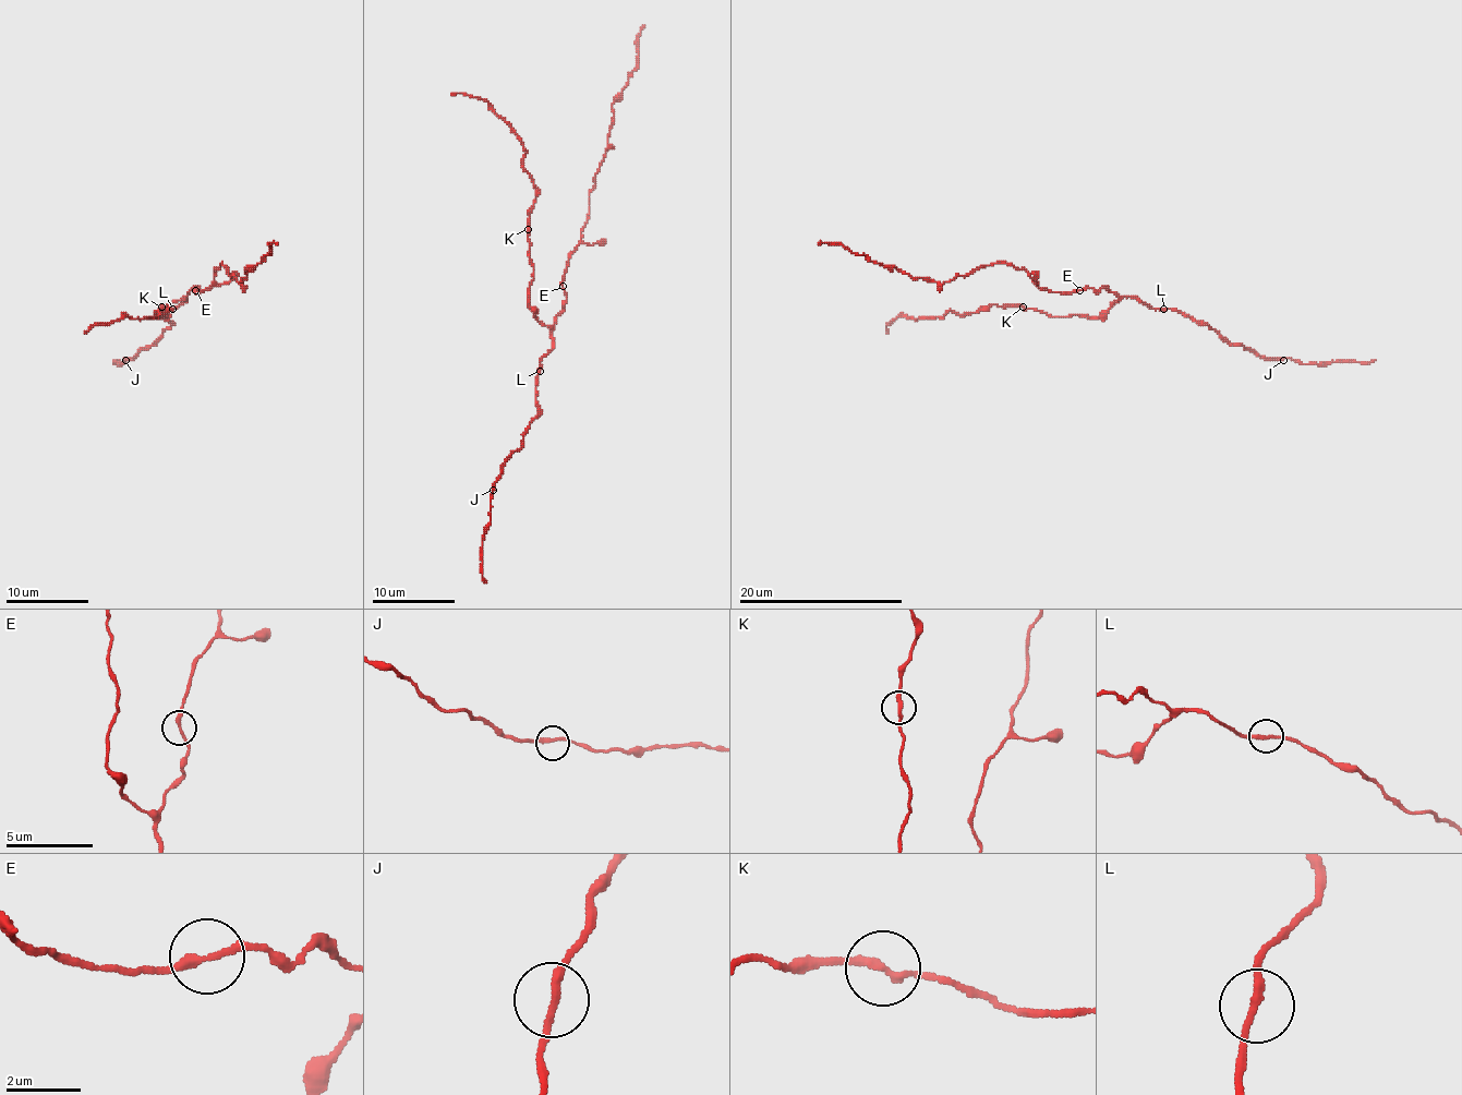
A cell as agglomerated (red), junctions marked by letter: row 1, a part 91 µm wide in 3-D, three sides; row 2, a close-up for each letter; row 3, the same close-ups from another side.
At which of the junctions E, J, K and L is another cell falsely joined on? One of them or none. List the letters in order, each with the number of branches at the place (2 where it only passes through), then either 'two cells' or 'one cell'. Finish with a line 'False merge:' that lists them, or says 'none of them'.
E: branches 2; one cell
J: branches 2; one cell
K: branches 2; one cell
L: branches 2; one cell
False merge: none of them

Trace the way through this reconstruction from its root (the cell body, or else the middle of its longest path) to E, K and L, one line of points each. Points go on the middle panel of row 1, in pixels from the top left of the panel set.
E: (563, 309), (566, 299), (563, 286)
K: (563, 309), (552, 325), (544, 325), (528, 303), (528, 288), (533, 278), (528, 229)
L: (563, 309), (552, 327), (552, 348), (542, 358), (540, 371)

